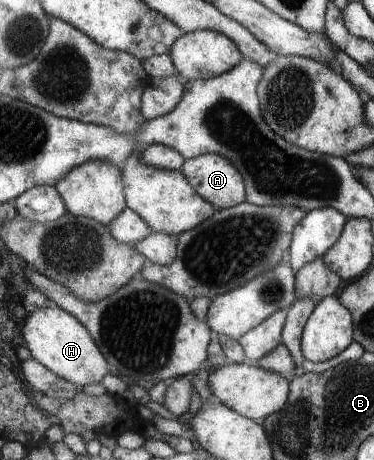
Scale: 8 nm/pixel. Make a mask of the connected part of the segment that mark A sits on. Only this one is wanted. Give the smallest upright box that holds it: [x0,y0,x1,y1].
[180,153,246,209]

